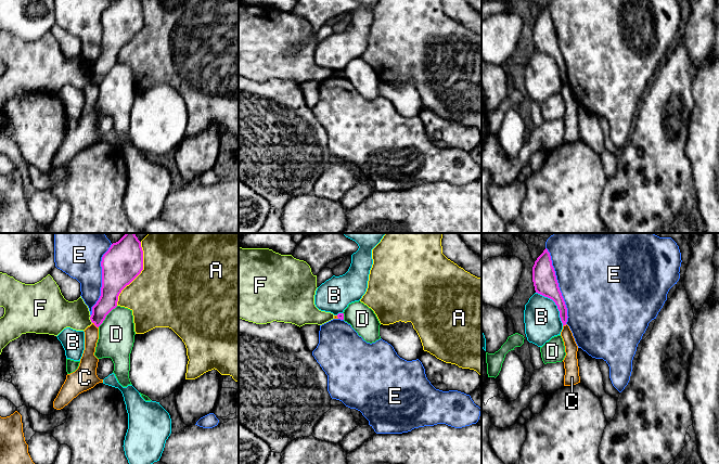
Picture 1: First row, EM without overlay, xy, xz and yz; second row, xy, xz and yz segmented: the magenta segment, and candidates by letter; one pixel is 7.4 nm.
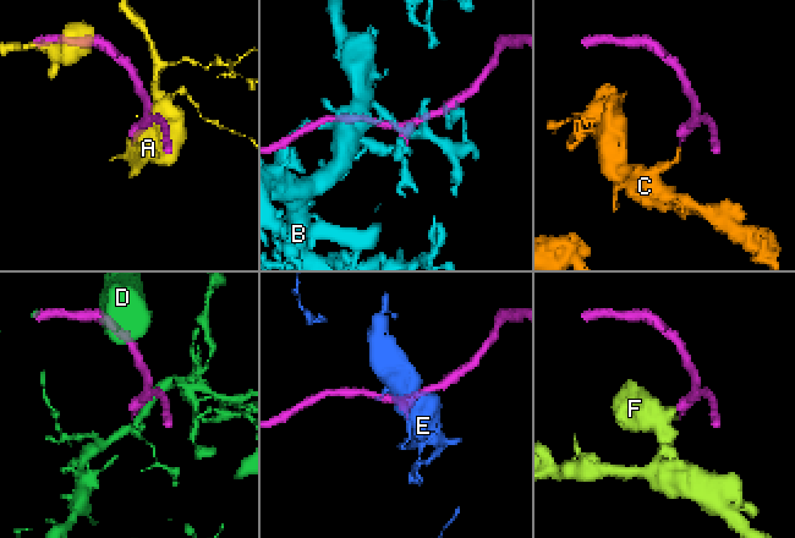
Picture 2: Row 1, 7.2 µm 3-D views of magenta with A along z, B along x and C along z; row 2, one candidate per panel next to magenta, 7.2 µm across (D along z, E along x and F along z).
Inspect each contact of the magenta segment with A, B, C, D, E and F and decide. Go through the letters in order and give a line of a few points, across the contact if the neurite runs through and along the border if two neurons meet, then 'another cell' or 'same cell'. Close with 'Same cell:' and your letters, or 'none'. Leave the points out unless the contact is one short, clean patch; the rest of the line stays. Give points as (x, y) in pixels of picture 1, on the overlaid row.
A: another cell
B: another cell
C: line xy (92, 322), (98, 327); another cell
D: another cell
E: another cell
F: line xy (90, 316), (92, 322); another cell
Same cell: none

